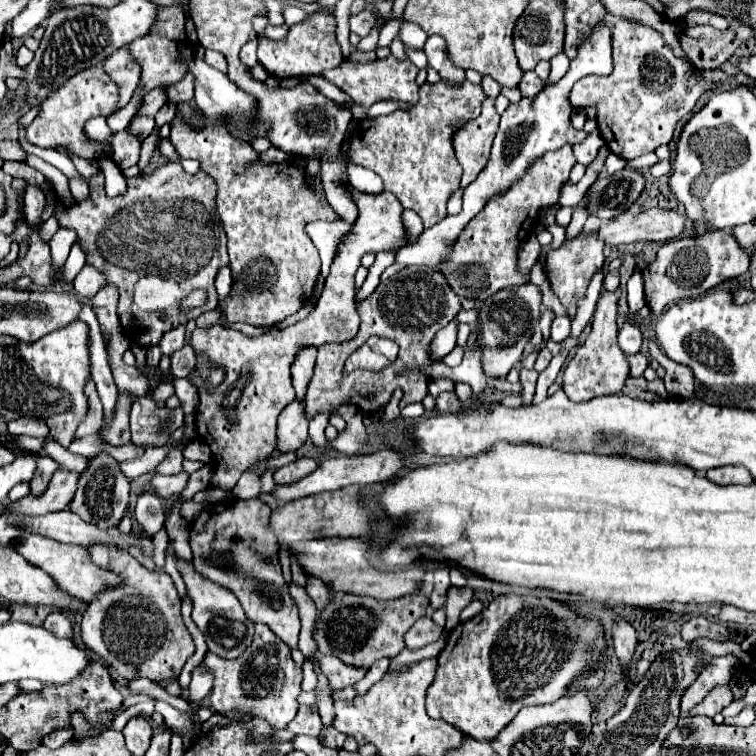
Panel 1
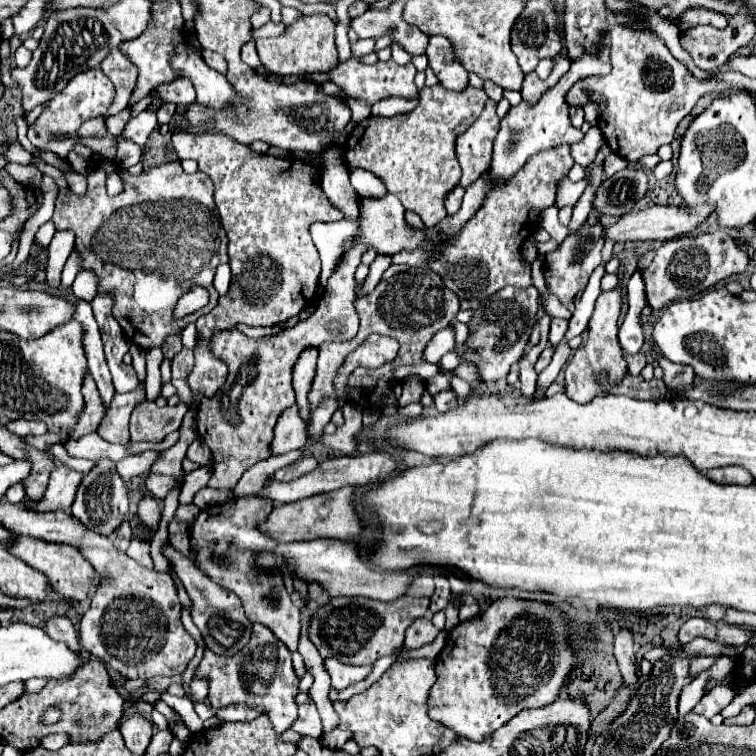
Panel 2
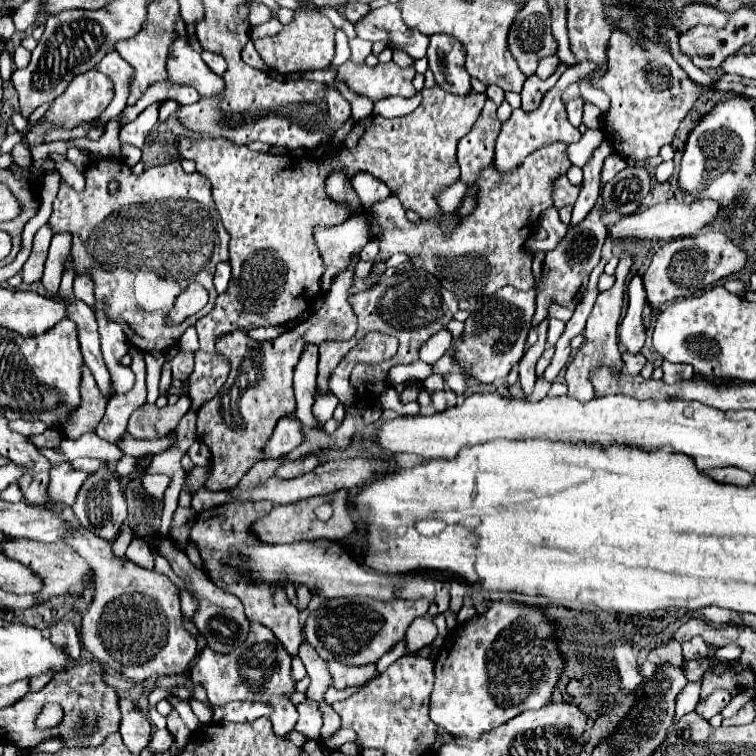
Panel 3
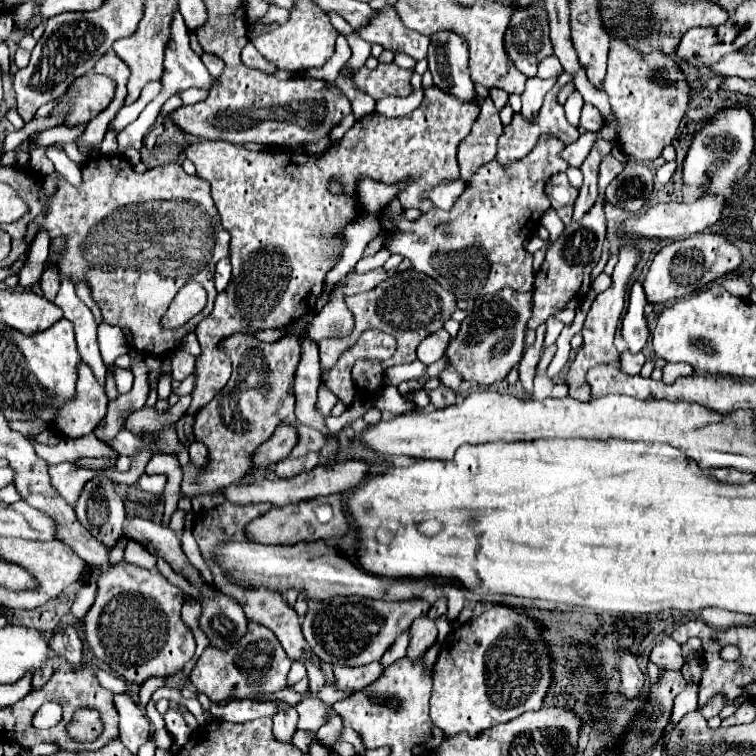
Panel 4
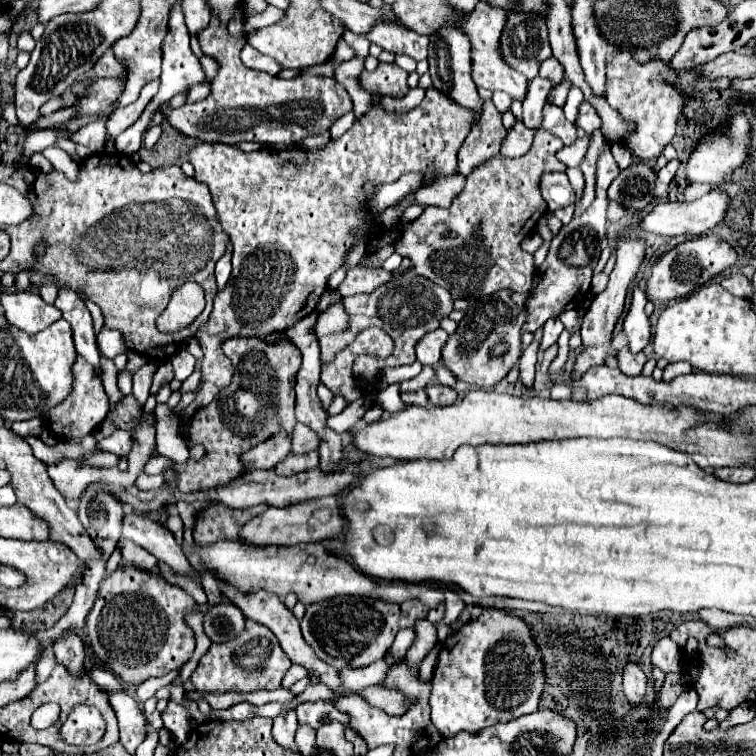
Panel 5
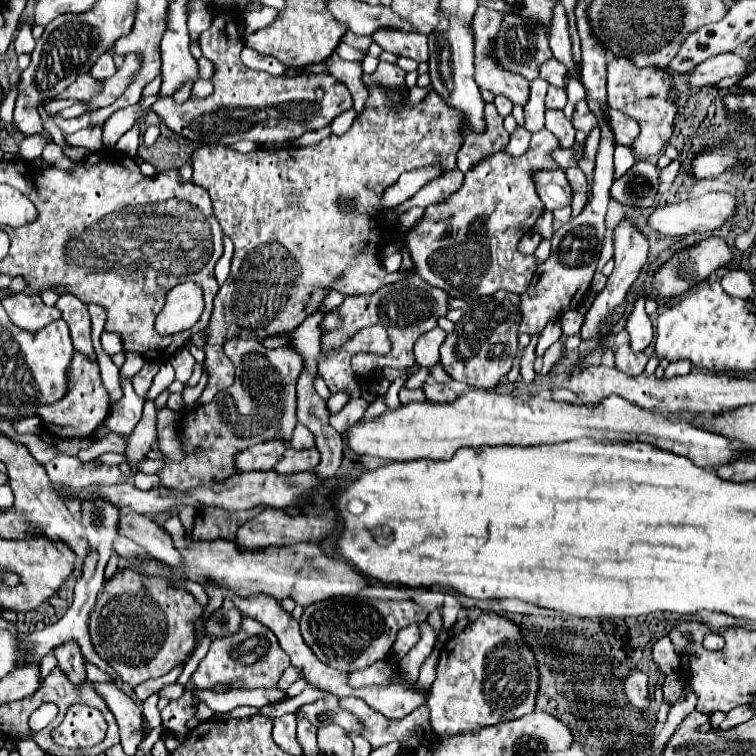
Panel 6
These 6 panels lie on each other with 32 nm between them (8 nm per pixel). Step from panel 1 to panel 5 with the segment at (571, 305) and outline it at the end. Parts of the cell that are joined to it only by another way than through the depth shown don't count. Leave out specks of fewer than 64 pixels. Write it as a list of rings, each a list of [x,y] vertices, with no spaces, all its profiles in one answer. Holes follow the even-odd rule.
[[[608,148],[598,160],[596,200],[590,204],[588,212],[584,212],[580,218],[572,218],[572,222],[566,224],[552,238],[548,256],[546,256],[544,264],[536,270],[534,284],[532,284],[530,298],[528,298],[528,322],[524,324],[526,332],[536,332],[548,318],[556,318],[570,304],[578,306],[588,296],[592,270],[600,260],[602,238],[606,238],[606,206],[608,206],[606,190],[608,190],[608,184],[616,178],[616,174],[620,174],[620,168]]]

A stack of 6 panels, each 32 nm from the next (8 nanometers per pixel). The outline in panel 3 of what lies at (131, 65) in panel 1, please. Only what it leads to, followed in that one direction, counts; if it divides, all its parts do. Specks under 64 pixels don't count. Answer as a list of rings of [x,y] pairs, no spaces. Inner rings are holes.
[[[116,50],[108,52],[108,56],[104,56],[104,60],[96,68],[102,74],[106,74],[108,78],[112,78],[116,96],[114,96],[110,108],[104,110],[104,114],[100,114],[100,118],[98,118],[98,130],[88,134],[88,138],[92,138],[92,140],[98,140],[102,136],[102,132],[104,132],[106,122],[110,118],[118,116],[126,108],[126,100],[128,100],[128,94],[130,94],[130,84],[132,84],[132,78],[134,78],[134,68],[122,56],[118,56]]]

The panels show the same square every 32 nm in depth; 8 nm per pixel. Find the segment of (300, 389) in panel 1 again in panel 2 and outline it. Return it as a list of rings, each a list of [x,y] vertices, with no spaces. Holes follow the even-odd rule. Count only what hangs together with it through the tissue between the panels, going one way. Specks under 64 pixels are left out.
[[[306,348],[302,350],[302,354],[298,356],[298,362],[292,368],[292,378],[294,378],[294,390],[296,390],[296,402],[300,406],[300,414],[304,420],[310,420],[310,412],[308,412],[308,388],[312,384],[312,376],[316,372],[316,356],[318,350],[316,348]]]

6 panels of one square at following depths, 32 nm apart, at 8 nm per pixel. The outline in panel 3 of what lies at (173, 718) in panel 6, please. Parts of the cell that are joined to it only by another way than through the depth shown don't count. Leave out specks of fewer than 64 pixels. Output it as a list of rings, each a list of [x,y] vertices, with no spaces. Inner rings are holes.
[[[172,710],[166,720],[168,720],[168,730],[170,730],[172,736],[176,738],[176,742],[178,742],[181,747],[184,747],[190,741],[190,736],[193,733],[186,727],[185,723],[180,720],[180,716],[178,716],[176,710]]]

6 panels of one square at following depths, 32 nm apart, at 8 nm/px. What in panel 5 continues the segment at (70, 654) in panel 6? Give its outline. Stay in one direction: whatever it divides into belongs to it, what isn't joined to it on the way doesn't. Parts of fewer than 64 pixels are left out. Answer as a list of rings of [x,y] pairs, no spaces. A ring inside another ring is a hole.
[[[74,632],[58,638],[52,644],[52,650],[56,654],[56,658],[68,666],[70,672],[84,672],[84,644],[80,640],[80,636],[76,636]]]

